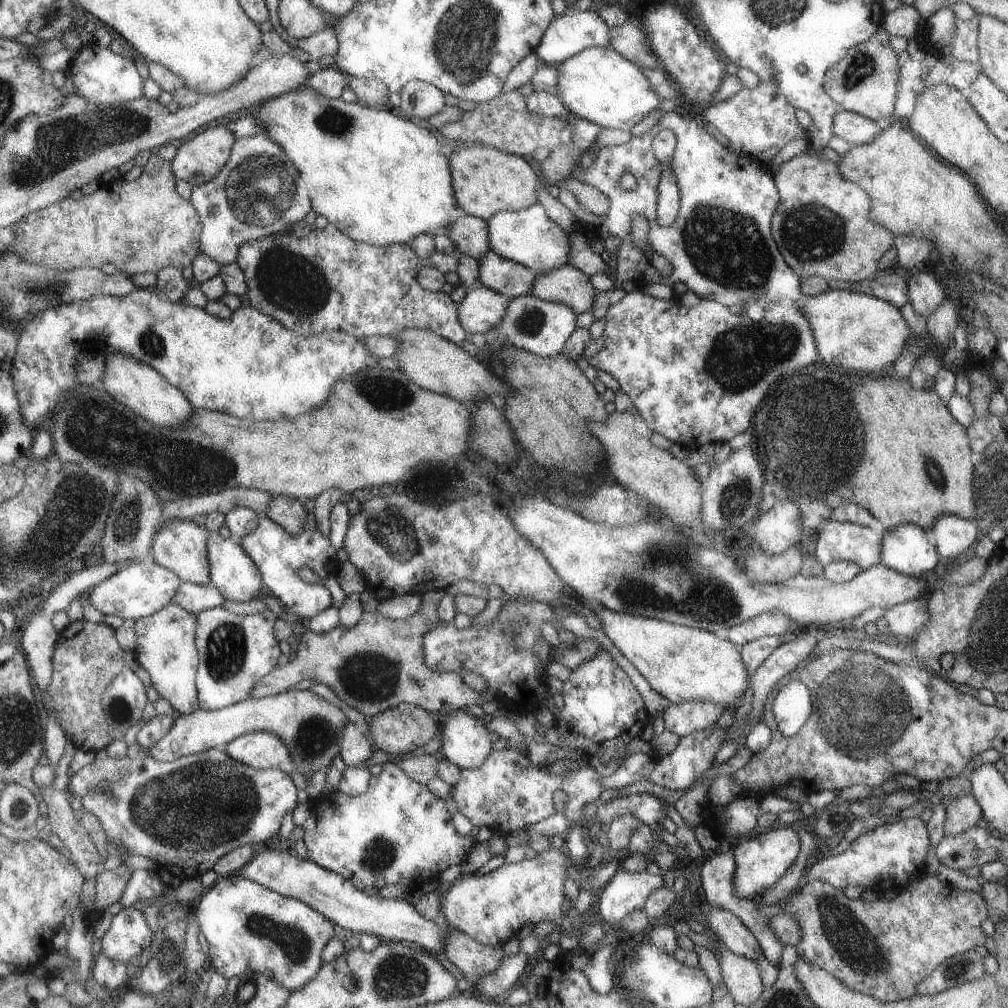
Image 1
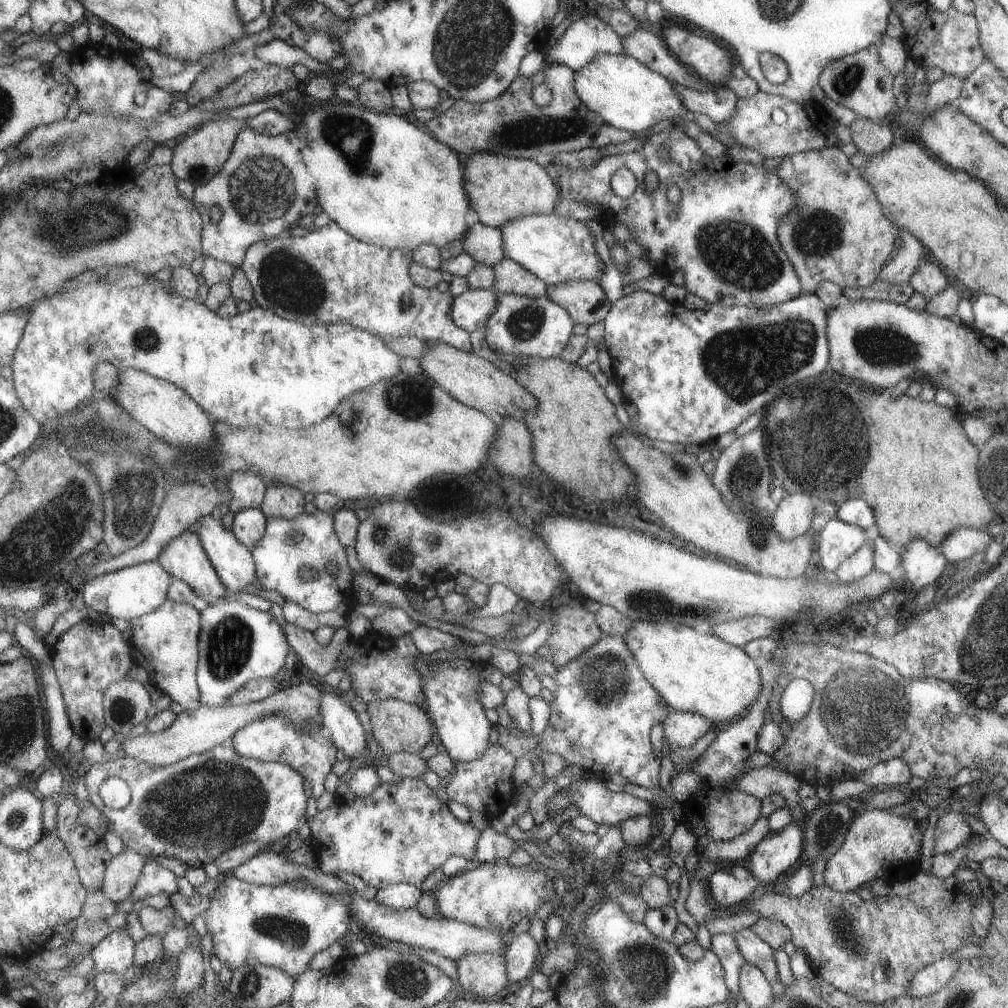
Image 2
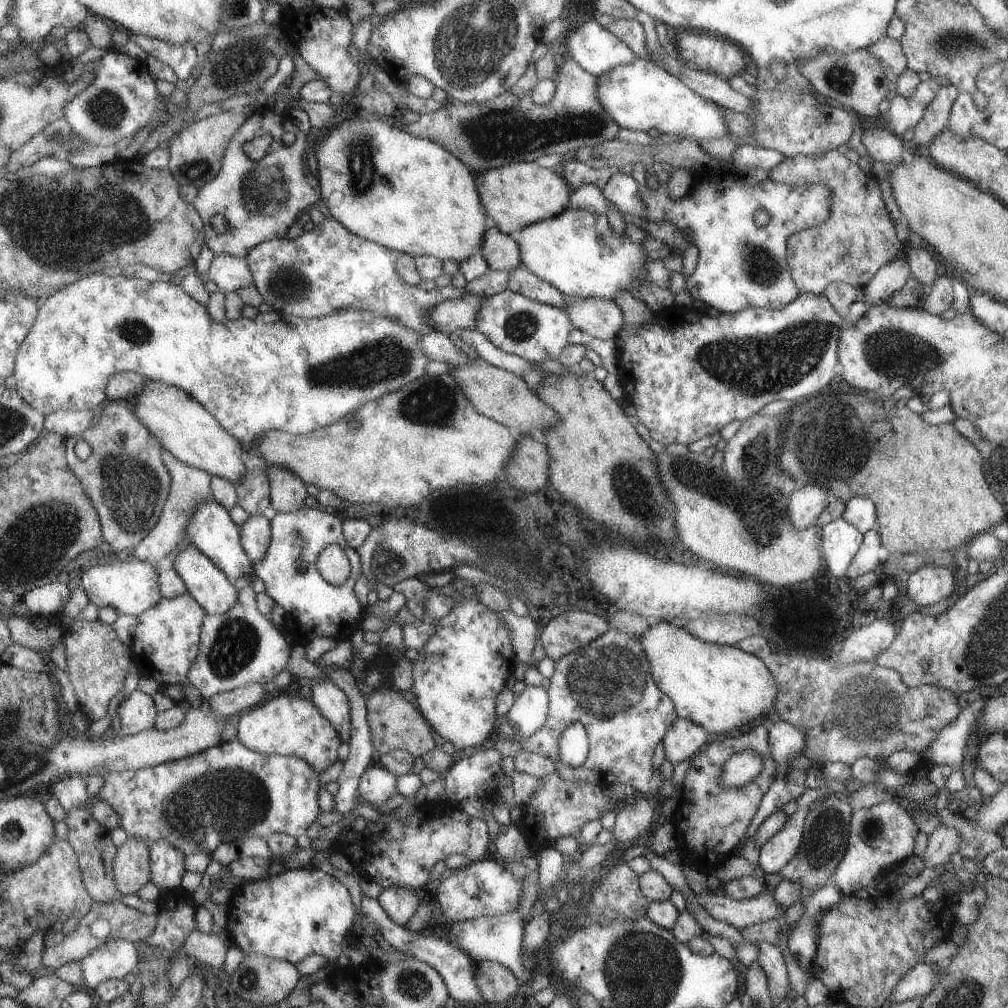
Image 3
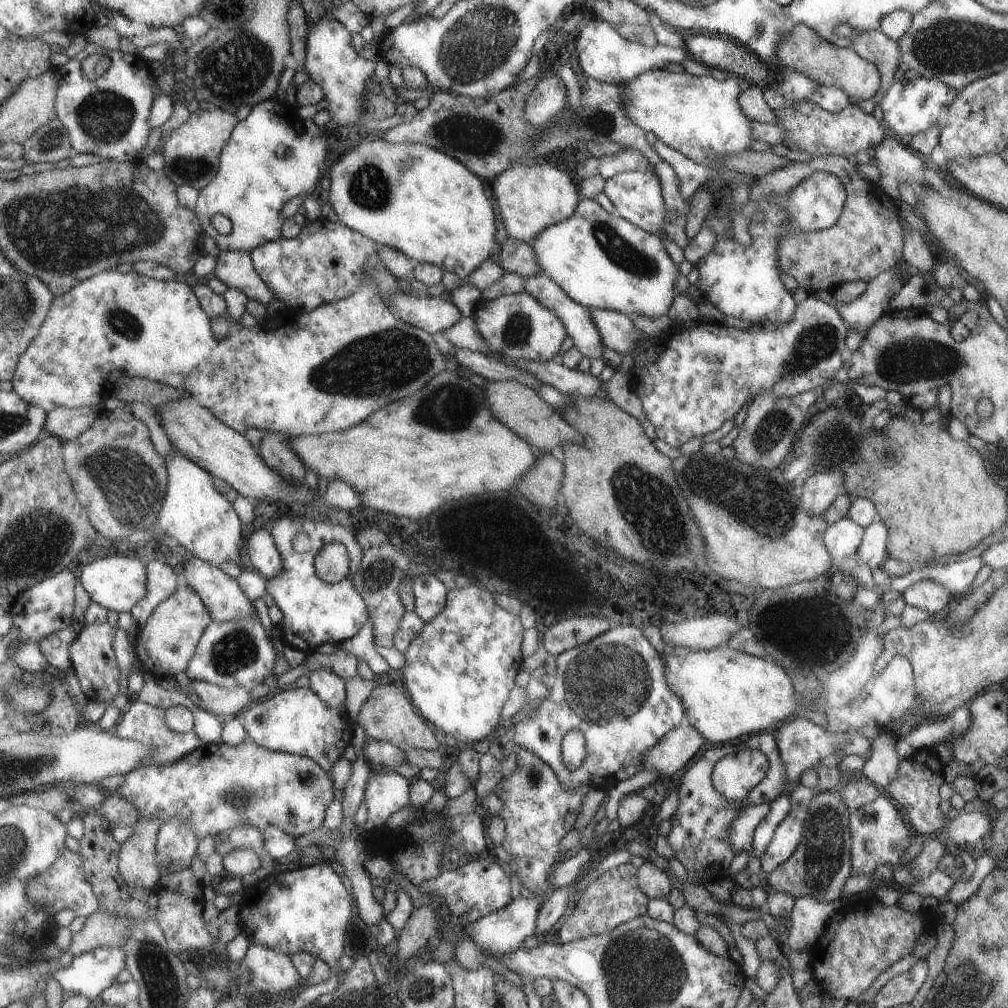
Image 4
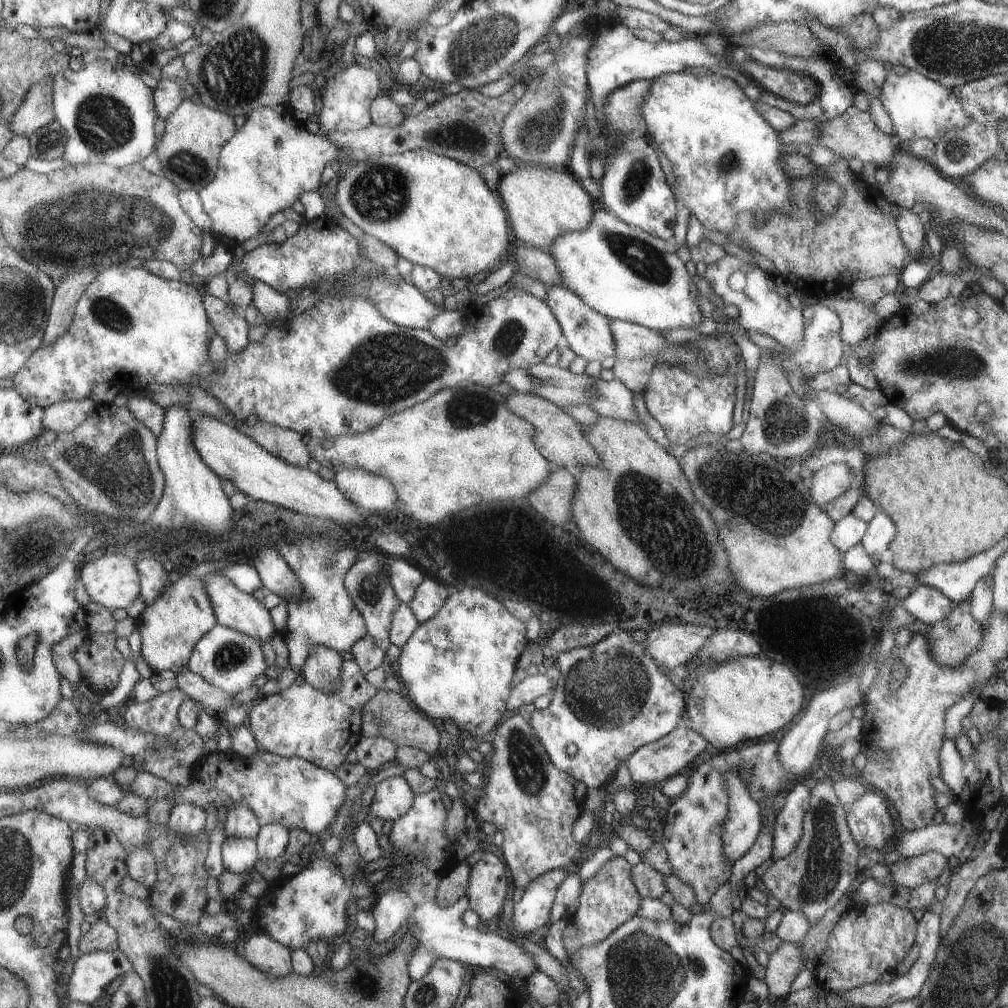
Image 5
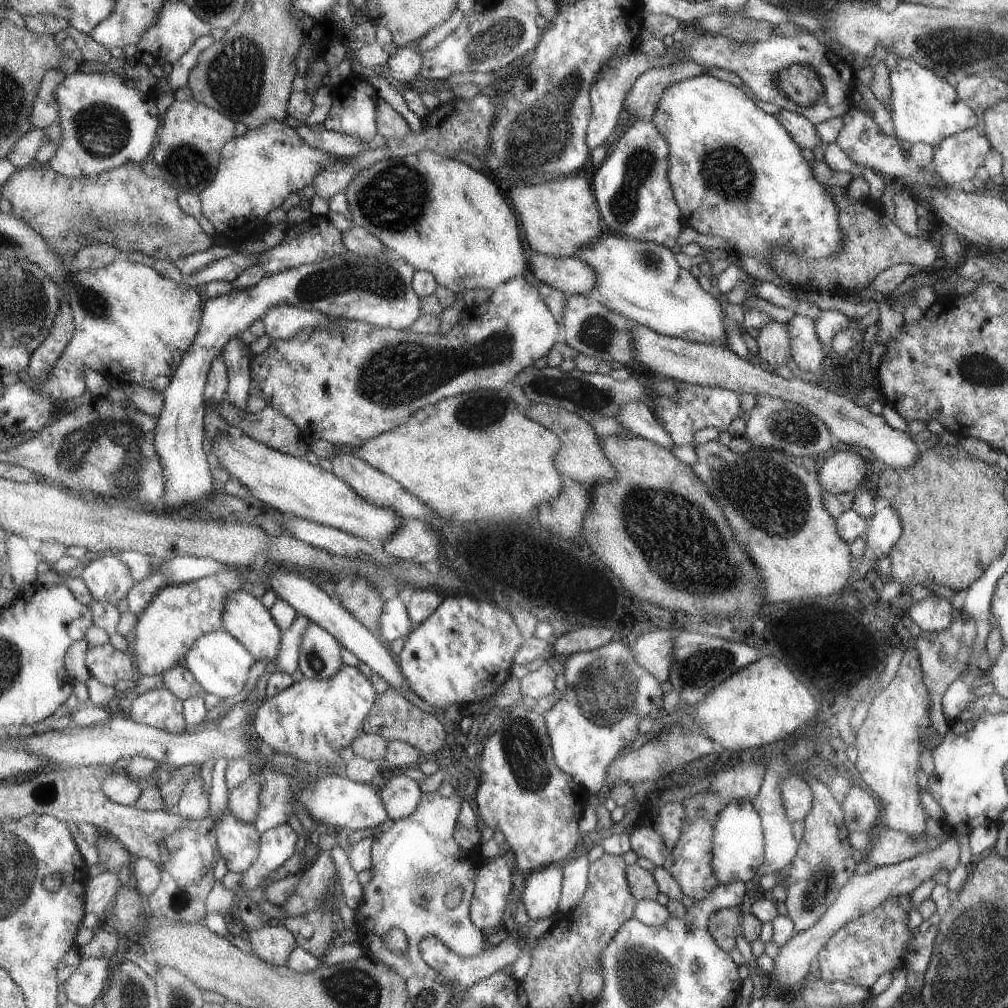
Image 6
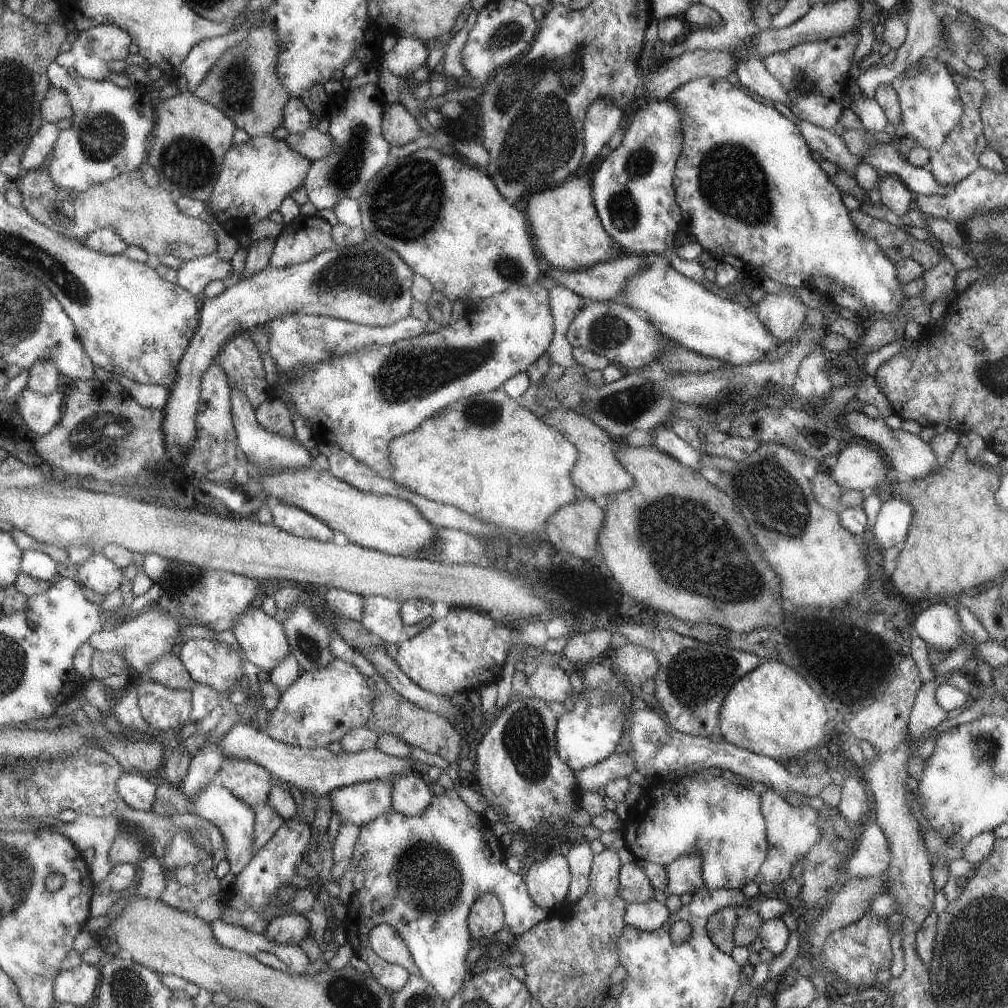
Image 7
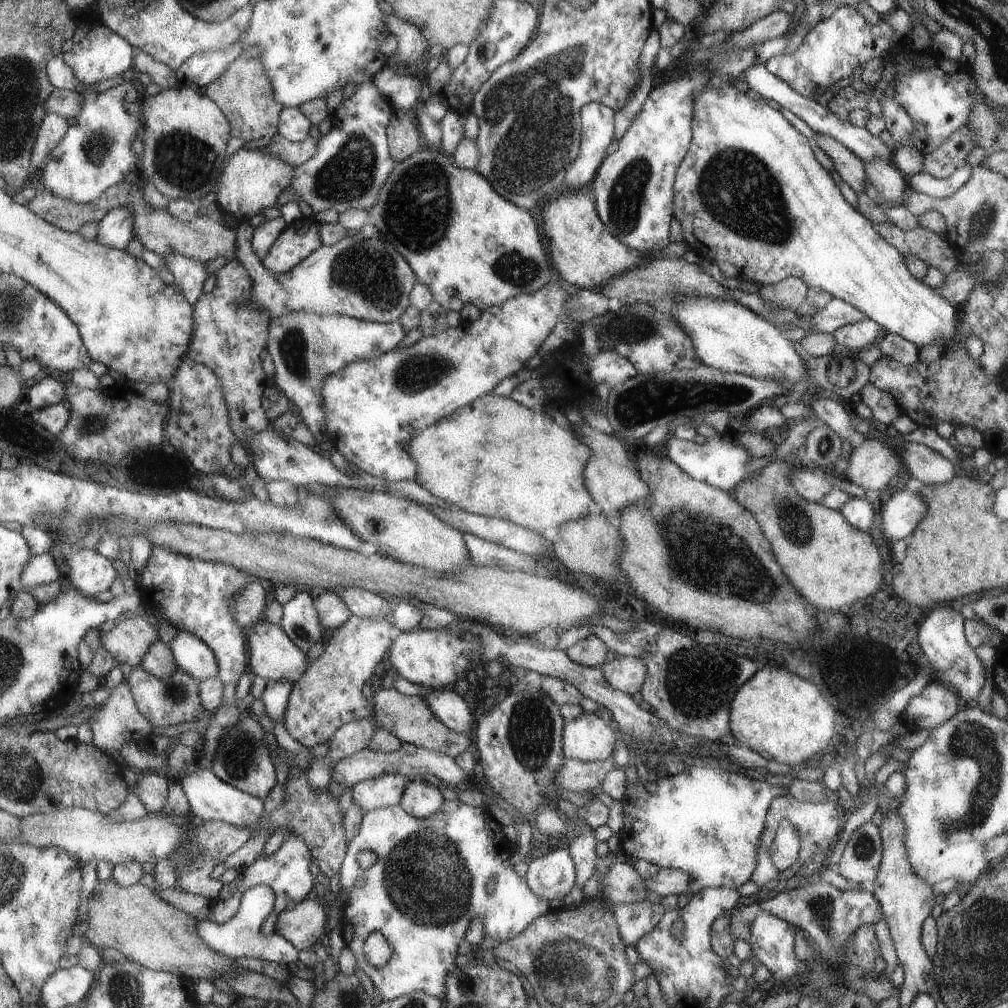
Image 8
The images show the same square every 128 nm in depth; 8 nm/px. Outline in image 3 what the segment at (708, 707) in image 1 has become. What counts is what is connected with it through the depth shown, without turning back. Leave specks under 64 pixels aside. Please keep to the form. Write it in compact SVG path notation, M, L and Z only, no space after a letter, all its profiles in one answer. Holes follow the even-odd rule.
M677 717L673 719L661 737L664 758L669 760L672 766L689 756L693 758L706 744L706 738L707 732L704 728L693 724L690 720Z

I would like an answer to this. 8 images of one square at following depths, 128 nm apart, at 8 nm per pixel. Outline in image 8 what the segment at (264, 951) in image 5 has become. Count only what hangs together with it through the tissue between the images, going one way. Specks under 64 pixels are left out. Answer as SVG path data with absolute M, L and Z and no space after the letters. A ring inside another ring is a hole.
M321 898L314 900L304 899L293 909L287 908L278 916L276 924L277 933L291 941L299 950L313 949L313 944L319 940L326 944L327 927L327 907Z

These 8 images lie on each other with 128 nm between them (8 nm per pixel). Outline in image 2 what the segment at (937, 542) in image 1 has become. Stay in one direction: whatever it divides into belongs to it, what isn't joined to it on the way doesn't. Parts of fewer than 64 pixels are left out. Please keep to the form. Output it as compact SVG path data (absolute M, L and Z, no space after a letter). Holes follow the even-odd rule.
M955 528L946 539L938 544L940 553L953 566L961 560L966 561L974 552L985 552L992 537L988 529Z

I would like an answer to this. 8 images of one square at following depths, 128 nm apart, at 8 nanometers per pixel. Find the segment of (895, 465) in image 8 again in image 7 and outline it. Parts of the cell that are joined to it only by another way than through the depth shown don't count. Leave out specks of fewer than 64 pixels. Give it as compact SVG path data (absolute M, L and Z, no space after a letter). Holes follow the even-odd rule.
M852 442L851 445L841 447L835 458L835 464L831 469L825 469L833 482L836 482L843 490L849 489L852 491L866 492L875 486L879 486L885 478L890 477L890 473L885 470L881 464L881 456L879 452L867 448L867 446L860 446Z

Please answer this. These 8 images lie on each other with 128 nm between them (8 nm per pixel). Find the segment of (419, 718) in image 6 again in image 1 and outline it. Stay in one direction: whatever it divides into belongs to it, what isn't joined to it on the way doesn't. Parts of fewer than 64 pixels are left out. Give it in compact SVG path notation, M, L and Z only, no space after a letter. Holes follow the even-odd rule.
M401 703L399 706L390 708L381 715L369 721L372 740L376 745L376 749L381 749L392 754L399 759L402 754L413 752L419 746L425 746L427 742L431 742L433 738L437 738L437 722L433 718L433 714L420 706L411 703Z

